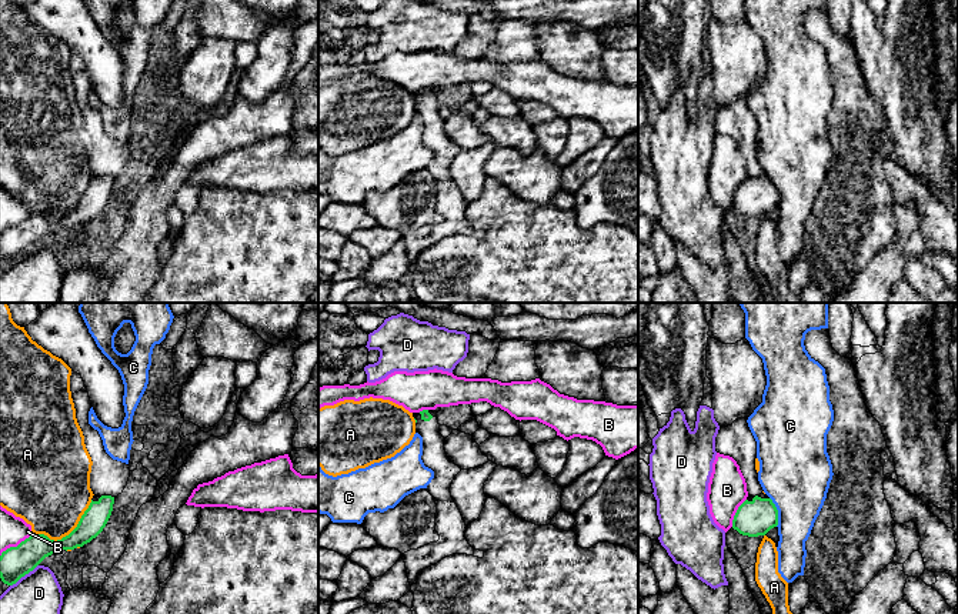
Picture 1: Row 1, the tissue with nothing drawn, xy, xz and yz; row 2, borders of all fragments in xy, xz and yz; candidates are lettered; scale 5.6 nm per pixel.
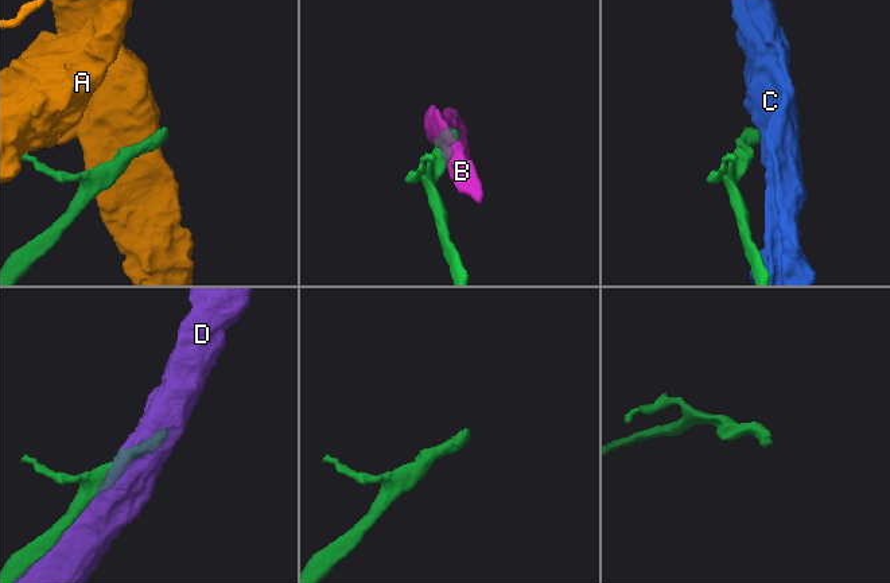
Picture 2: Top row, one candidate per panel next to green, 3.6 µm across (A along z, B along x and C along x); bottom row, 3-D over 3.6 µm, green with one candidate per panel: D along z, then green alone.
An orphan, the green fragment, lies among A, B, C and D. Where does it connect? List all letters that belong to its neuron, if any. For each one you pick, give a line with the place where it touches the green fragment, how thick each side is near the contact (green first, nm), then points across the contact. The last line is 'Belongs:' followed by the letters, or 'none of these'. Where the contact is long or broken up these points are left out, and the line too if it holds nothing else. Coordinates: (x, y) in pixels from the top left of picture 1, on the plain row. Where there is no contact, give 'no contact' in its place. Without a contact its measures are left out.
Belongs: none of these

